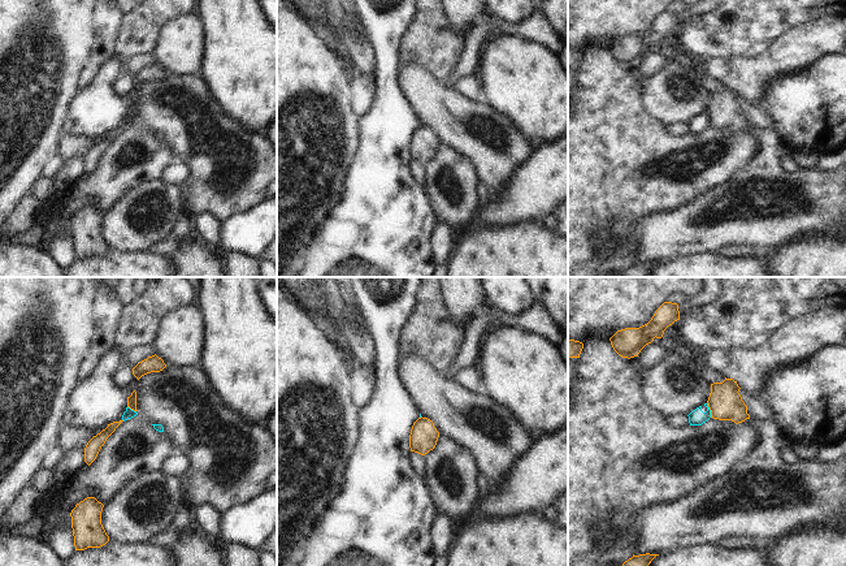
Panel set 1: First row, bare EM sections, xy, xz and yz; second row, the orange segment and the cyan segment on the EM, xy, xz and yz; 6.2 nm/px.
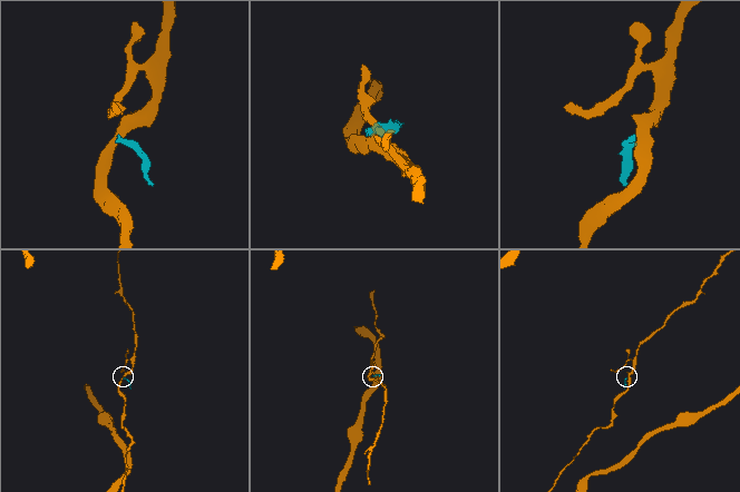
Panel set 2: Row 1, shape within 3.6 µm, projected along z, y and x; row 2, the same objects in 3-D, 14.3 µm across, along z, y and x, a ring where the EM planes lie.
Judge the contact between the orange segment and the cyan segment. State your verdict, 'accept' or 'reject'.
reject

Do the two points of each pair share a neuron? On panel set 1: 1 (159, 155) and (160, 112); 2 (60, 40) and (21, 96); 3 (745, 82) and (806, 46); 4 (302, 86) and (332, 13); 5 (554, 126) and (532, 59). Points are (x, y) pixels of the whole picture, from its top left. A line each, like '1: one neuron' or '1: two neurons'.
1: two neurons
2: one neuron
3: one neuron
4: two neurons
5: one neuron

